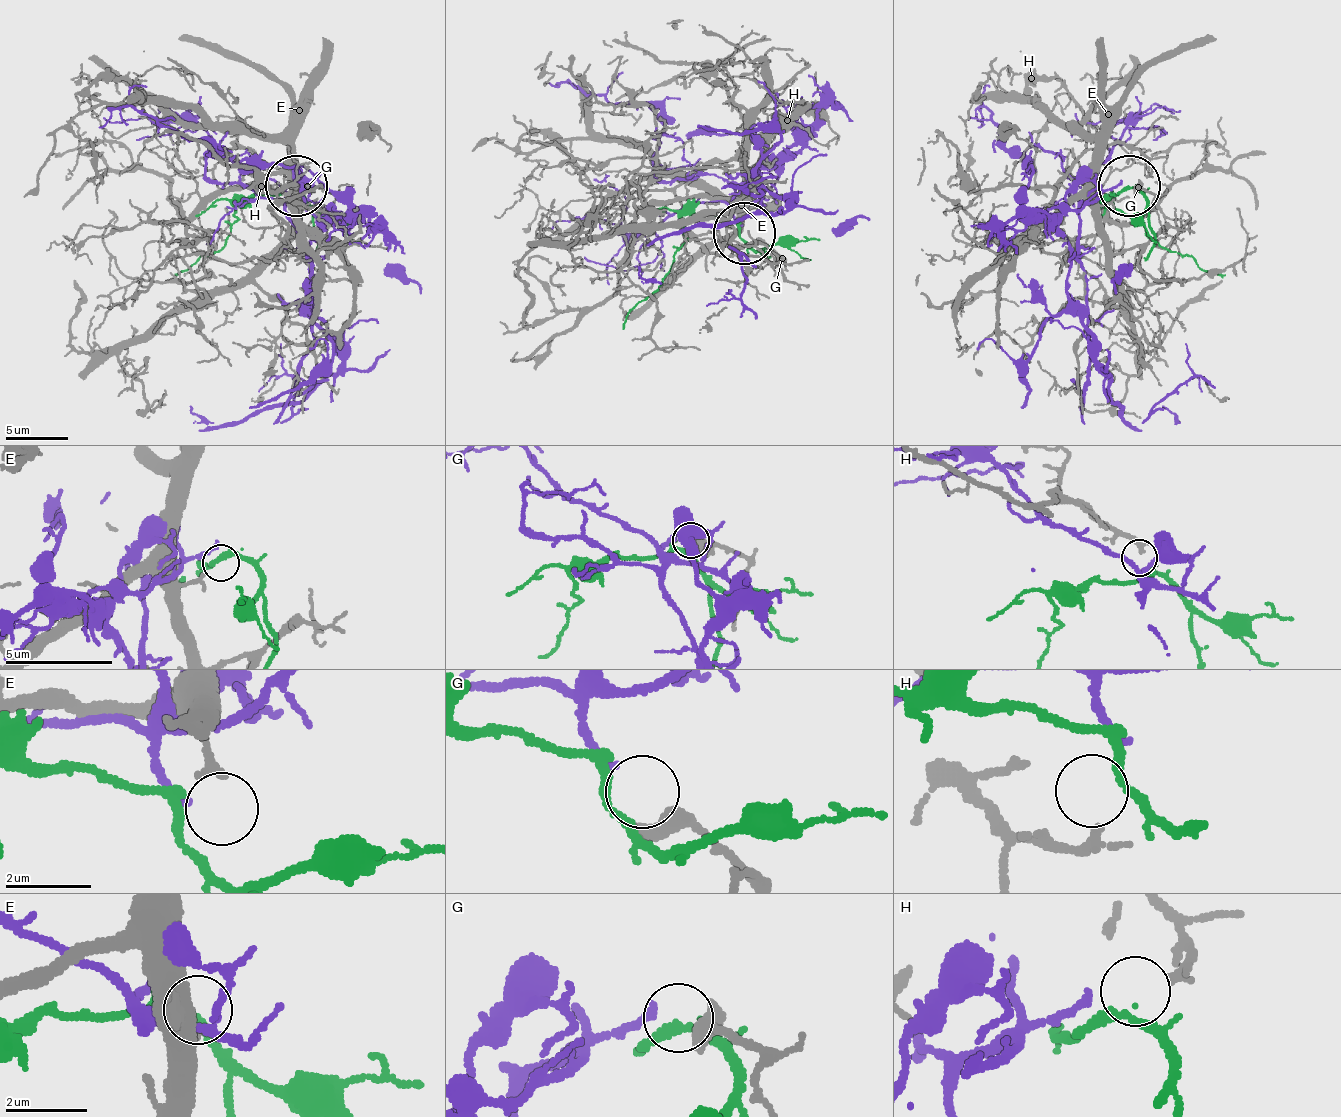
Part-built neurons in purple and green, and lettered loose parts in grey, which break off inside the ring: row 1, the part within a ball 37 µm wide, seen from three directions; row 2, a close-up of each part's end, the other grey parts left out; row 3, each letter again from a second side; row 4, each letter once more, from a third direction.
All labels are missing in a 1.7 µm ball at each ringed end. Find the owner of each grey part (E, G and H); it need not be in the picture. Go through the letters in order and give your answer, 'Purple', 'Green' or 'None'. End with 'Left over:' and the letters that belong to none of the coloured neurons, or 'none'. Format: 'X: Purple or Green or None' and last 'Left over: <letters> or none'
E: None
G: Purple
H: Green
Left over: E

